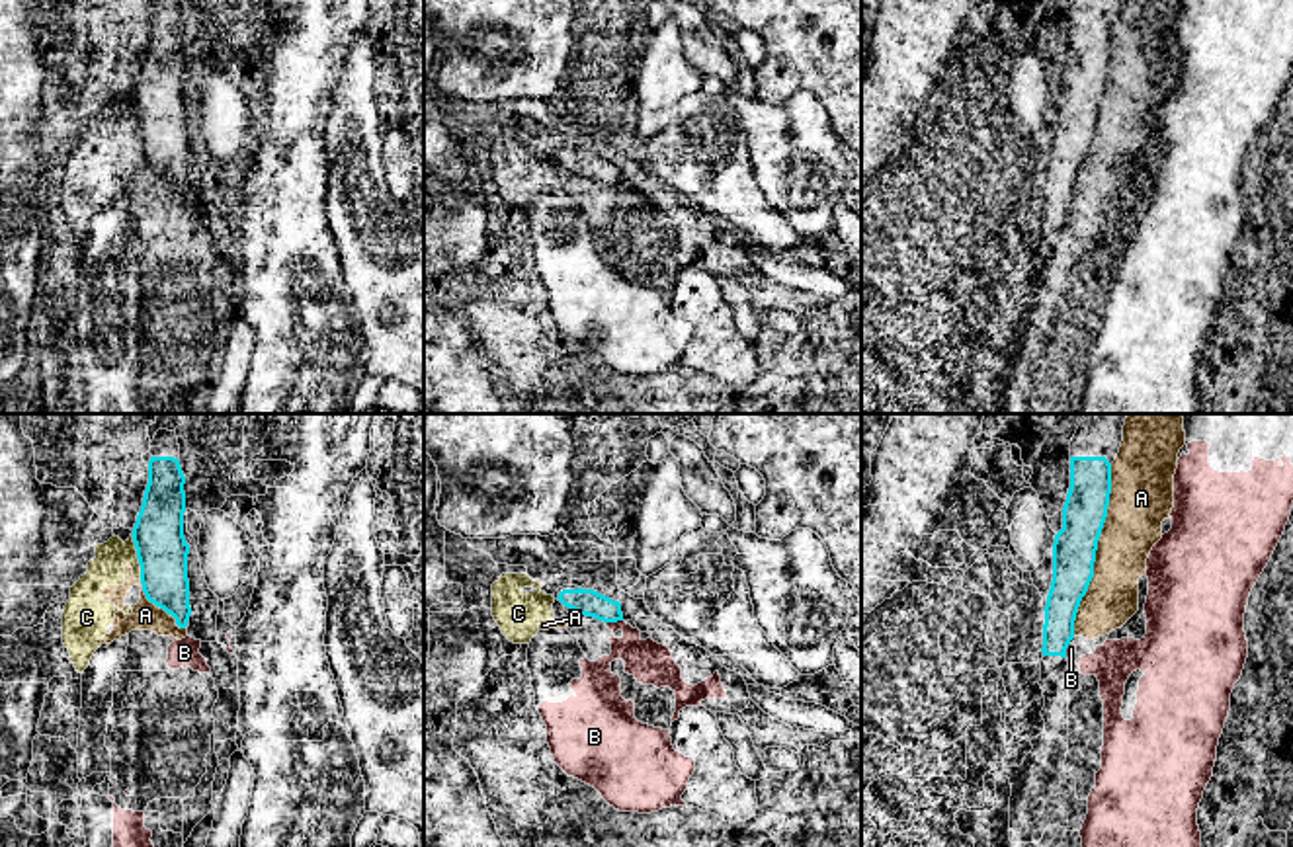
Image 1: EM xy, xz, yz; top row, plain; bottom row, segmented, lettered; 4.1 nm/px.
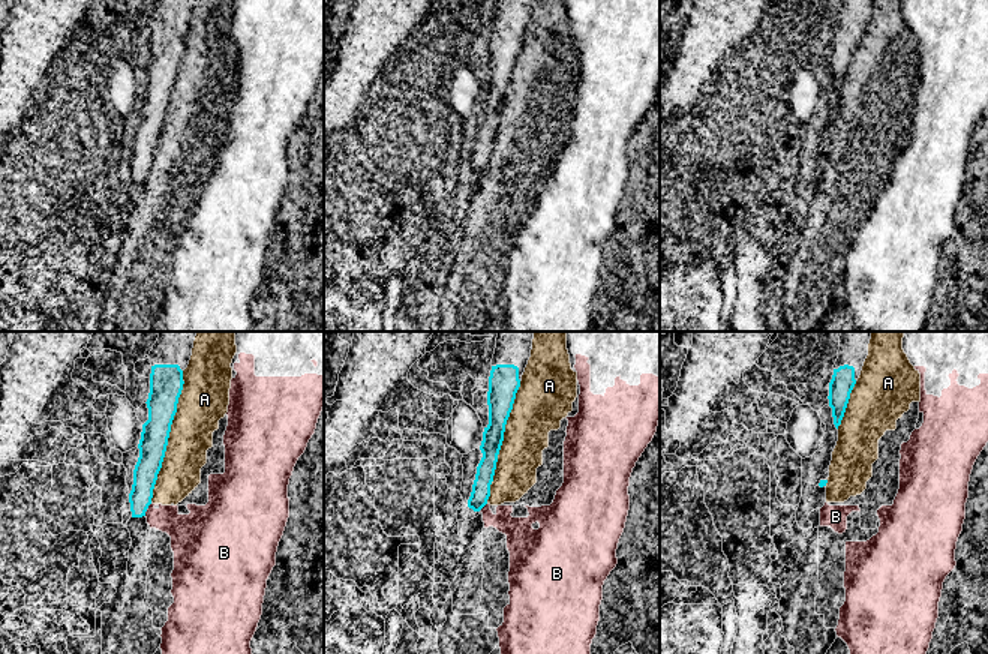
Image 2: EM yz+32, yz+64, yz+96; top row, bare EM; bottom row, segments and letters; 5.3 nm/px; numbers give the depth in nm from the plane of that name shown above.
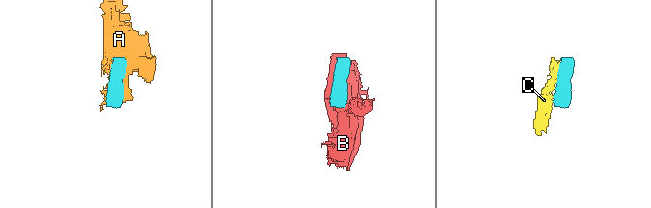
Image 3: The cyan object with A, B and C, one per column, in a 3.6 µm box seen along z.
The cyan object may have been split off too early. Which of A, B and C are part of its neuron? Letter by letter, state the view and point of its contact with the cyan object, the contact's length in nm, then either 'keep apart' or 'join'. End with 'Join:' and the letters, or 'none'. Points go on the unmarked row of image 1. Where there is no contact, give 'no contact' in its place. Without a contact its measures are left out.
A: yz (1096, 112) | 700 nm | keep apart
B: xz (614, 184) | 70 nm | keep apart
C: xy (137, 120) | 200 nm | keep apart
Join: none

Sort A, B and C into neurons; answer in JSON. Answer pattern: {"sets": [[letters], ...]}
{"sets": [["A", "C"], ["B"]]}

